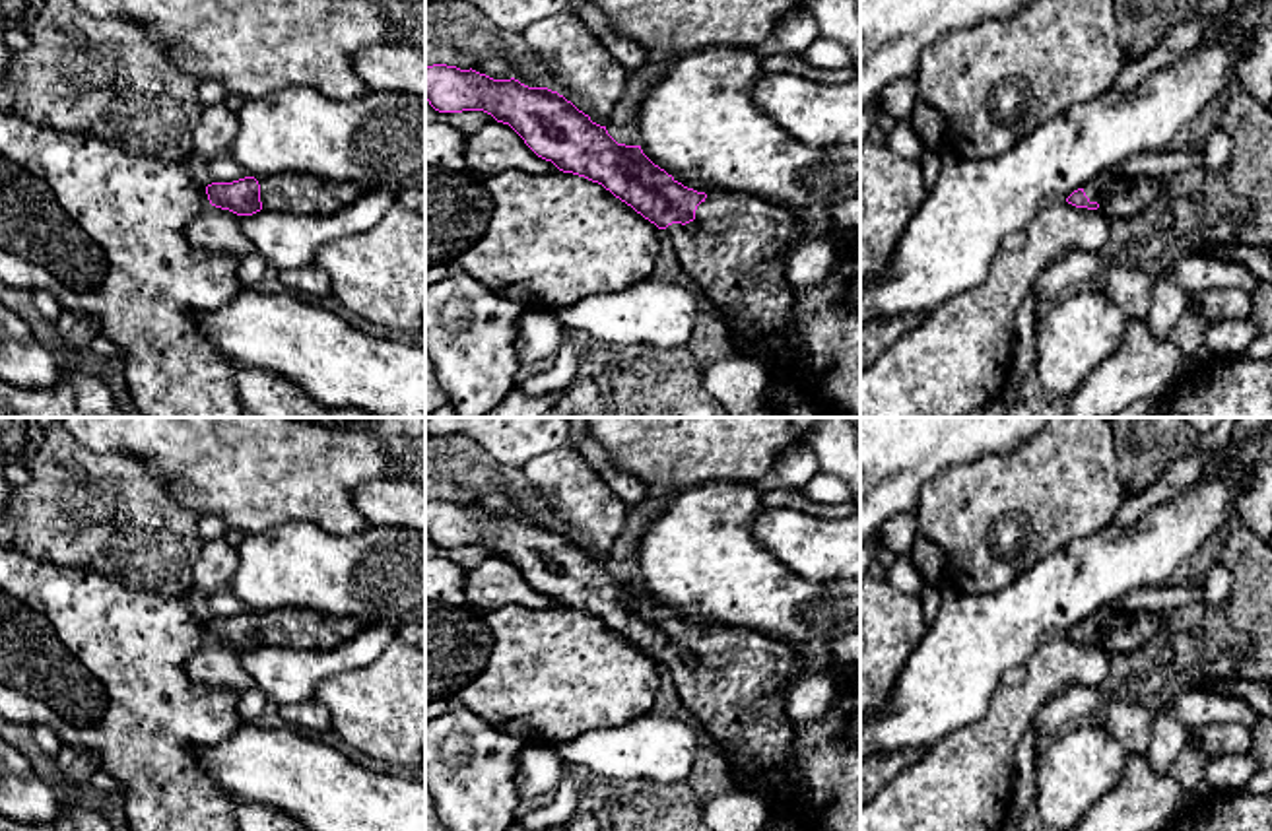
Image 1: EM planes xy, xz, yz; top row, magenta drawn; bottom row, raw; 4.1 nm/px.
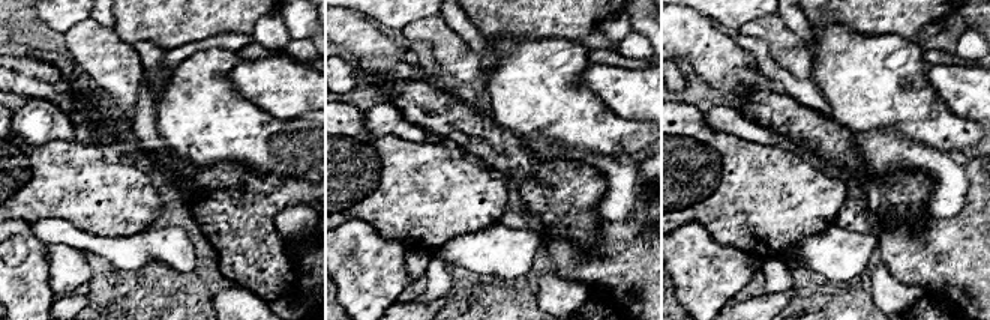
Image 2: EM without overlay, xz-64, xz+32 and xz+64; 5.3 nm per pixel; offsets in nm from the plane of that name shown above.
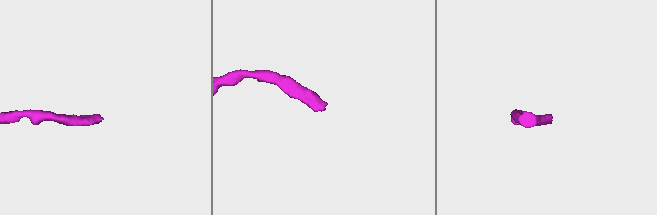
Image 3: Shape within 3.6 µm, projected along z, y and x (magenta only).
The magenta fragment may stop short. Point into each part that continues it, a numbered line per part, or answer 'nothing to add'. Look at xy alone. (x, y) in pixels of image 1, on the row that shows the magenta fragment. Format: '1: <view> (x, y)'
1: xy (298, 195)

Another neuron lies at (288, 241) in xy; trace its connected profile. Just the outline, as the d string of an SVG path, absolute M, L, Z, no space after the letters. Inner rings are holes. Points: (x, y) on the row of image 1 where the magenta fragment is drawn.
M367 190L332 214L256 212L241 229L276 270L307 268L317 250L336 239L369 231L396 202L394 192Z

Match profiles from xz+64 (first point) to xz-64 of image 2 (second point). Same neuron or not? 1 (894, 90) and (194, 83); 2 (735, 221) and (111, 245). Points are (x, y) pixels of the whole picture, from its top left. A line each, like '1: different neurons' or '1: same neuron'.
1: same neuron
2: different neurons

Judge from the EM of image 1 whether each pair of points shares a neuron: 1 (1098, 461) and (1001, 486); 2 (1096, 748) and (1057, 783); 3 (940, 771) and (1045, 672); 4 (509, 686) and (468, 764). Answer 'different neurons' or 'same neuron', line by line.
1: same neuron
2: same neuron
3: same neuron
4: different neurons

